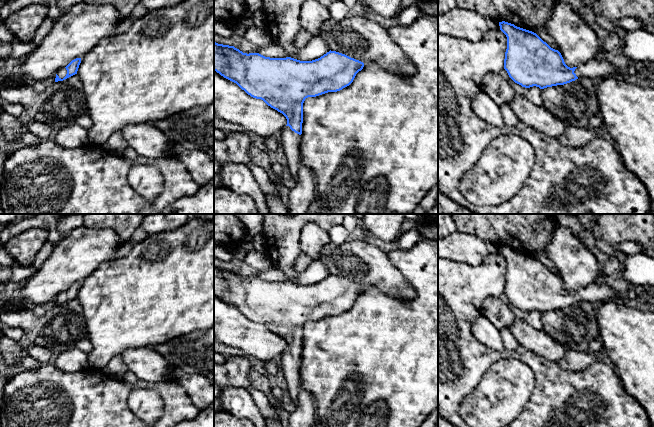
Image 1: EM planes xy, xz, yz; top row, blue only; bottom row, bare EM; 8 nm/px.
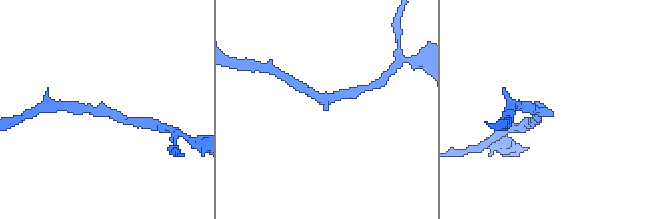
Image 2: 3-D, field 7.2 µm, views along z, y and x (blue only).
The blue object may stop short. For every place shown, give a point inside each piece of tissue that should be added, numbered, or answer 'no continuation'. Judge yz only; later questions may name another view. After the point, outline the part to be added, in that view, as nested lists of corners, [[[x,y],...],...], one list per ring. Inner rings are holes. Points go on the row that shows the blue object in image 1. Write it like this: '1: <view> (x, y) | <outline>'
1: yz (600, 67) | [[[599,56],[588,60],[586,63],[577,66],[574,73],[578,78],[588,77],[588,78],[605,78],[615,73],[619,73],[621,76],[628,74],[627,72],[620,71],[615,64],[612,64],[604,56]]]

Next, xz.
1: xz (302, 193) | [[[286,126],[281,134],[280,146],[286,155],[291,180],[295,181],[288,195],[289,214],[306,214],[315,199],[315,178],[301,160],[300,145],[301,135]]]

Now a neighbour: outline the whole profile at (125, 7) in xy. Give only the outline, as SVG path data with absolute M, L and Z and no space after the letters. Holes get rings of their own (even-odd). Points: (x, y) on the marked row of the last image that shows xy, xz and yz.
M83 0L86 4L109 4L115 7L122 18L128 17L140 0Z

